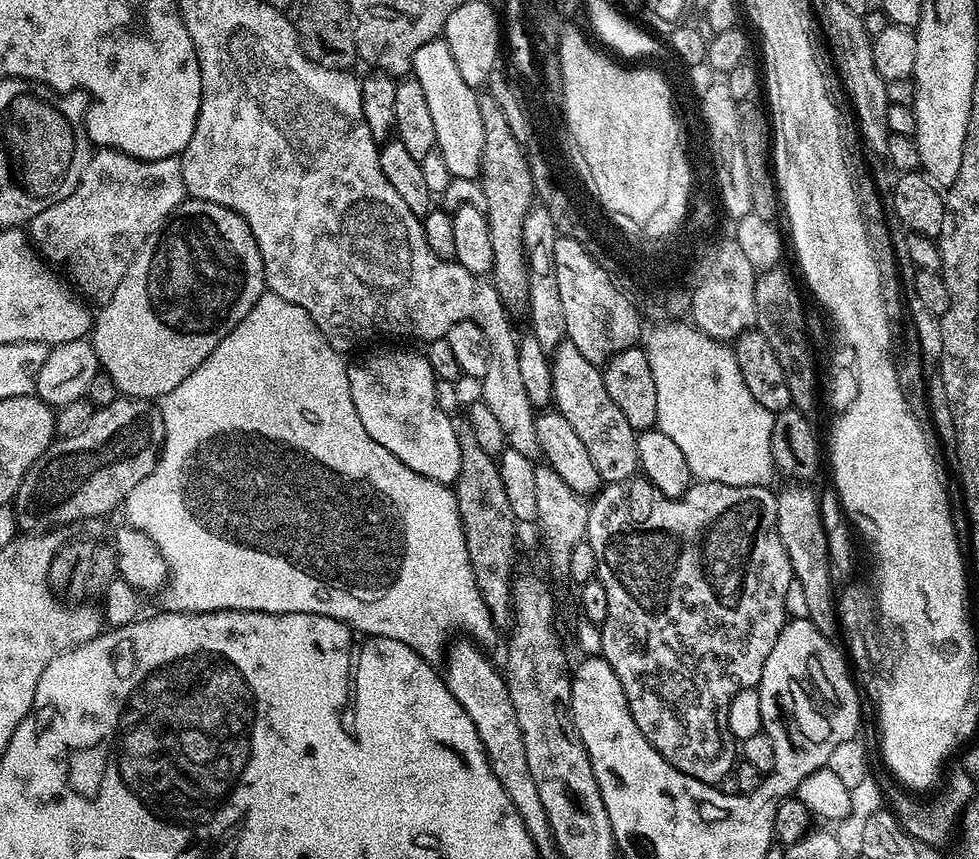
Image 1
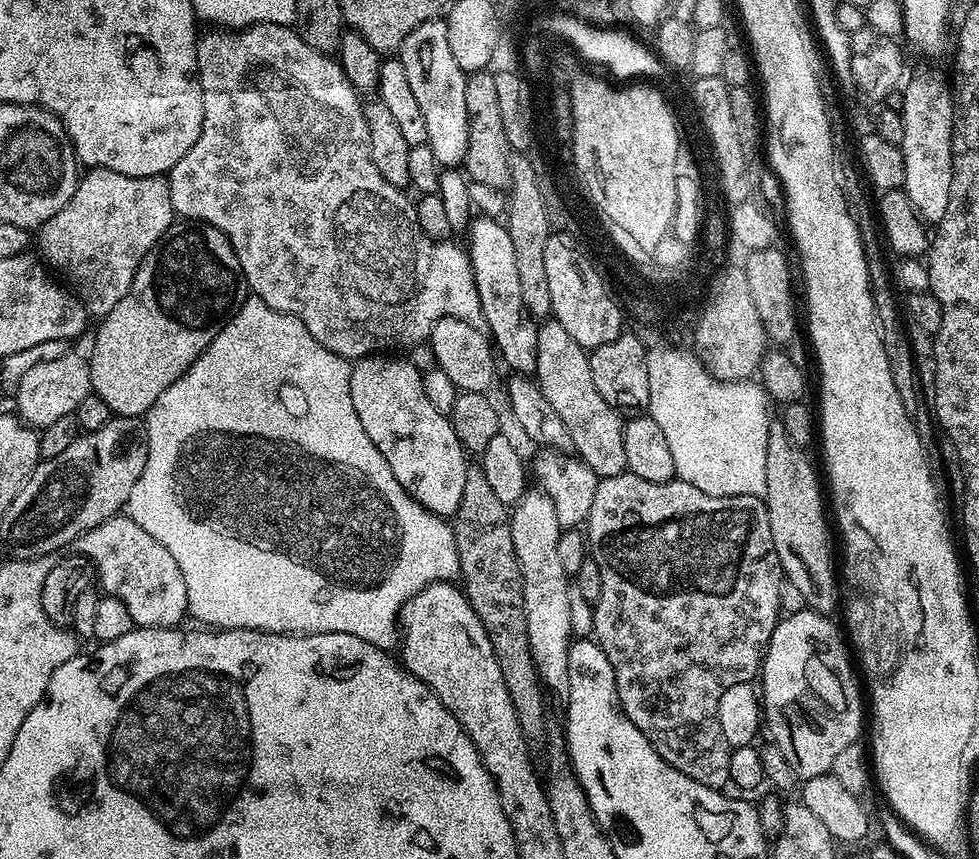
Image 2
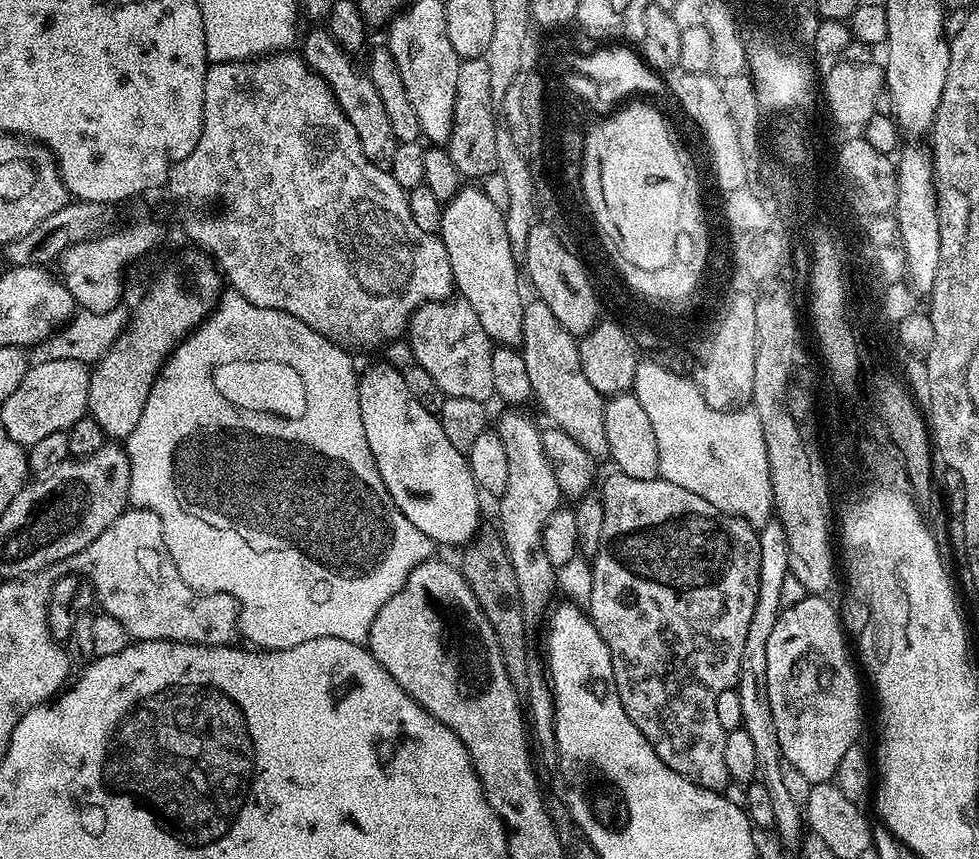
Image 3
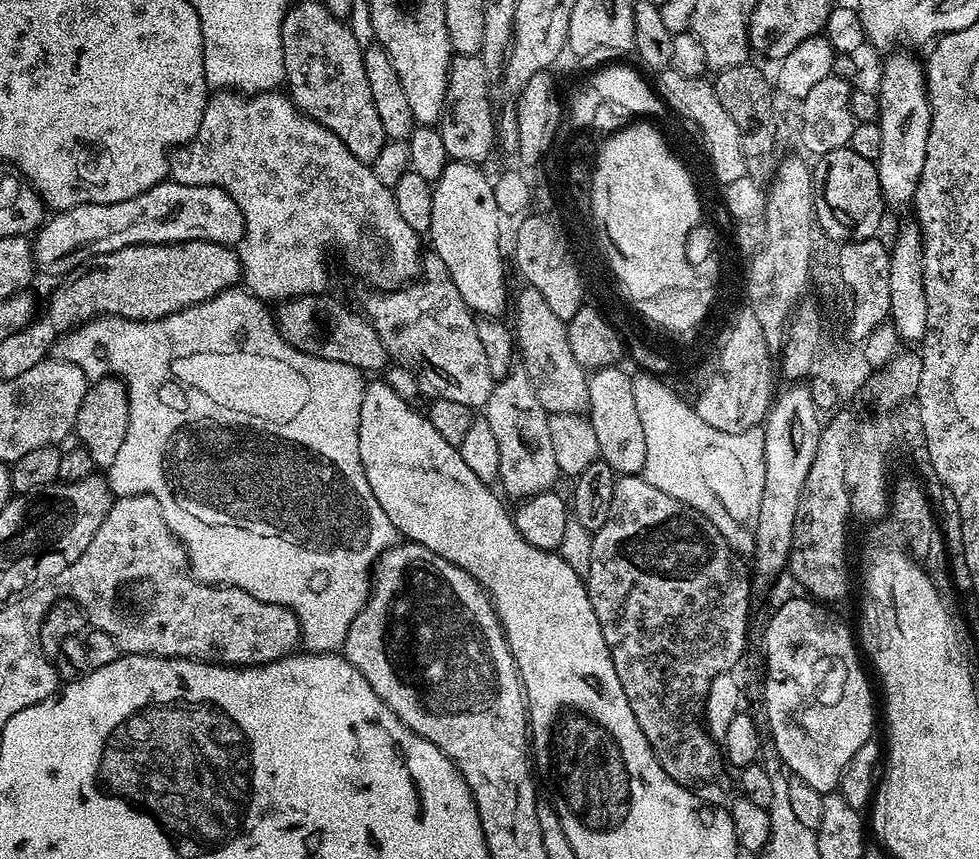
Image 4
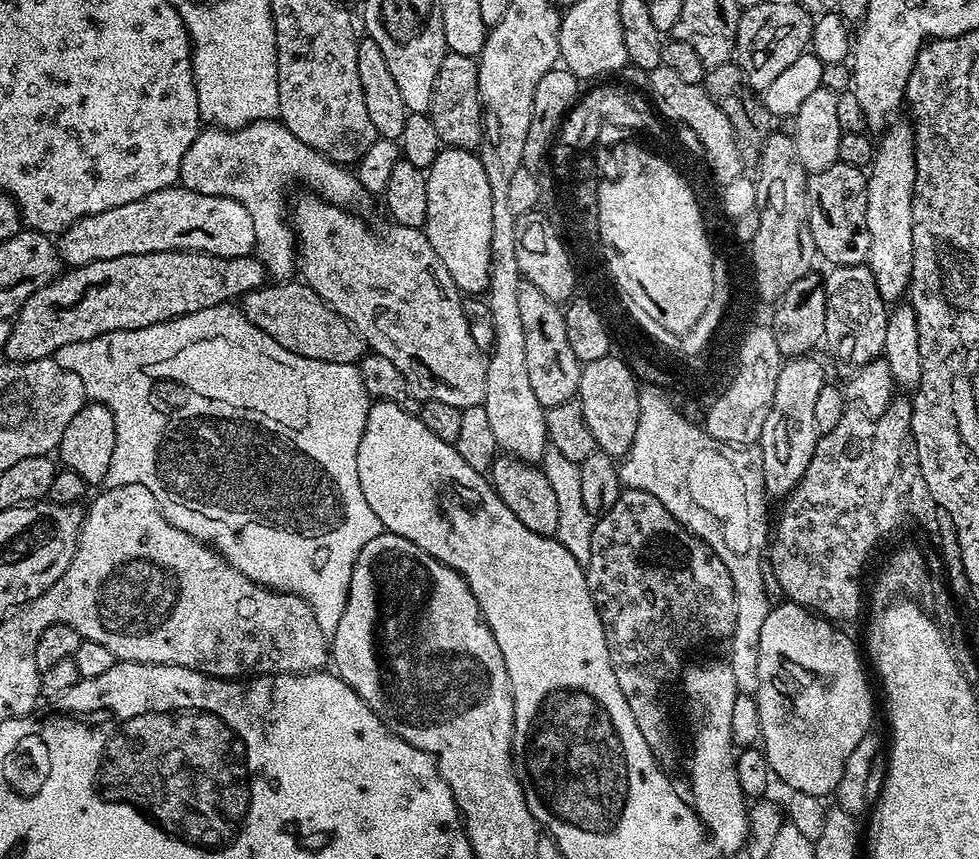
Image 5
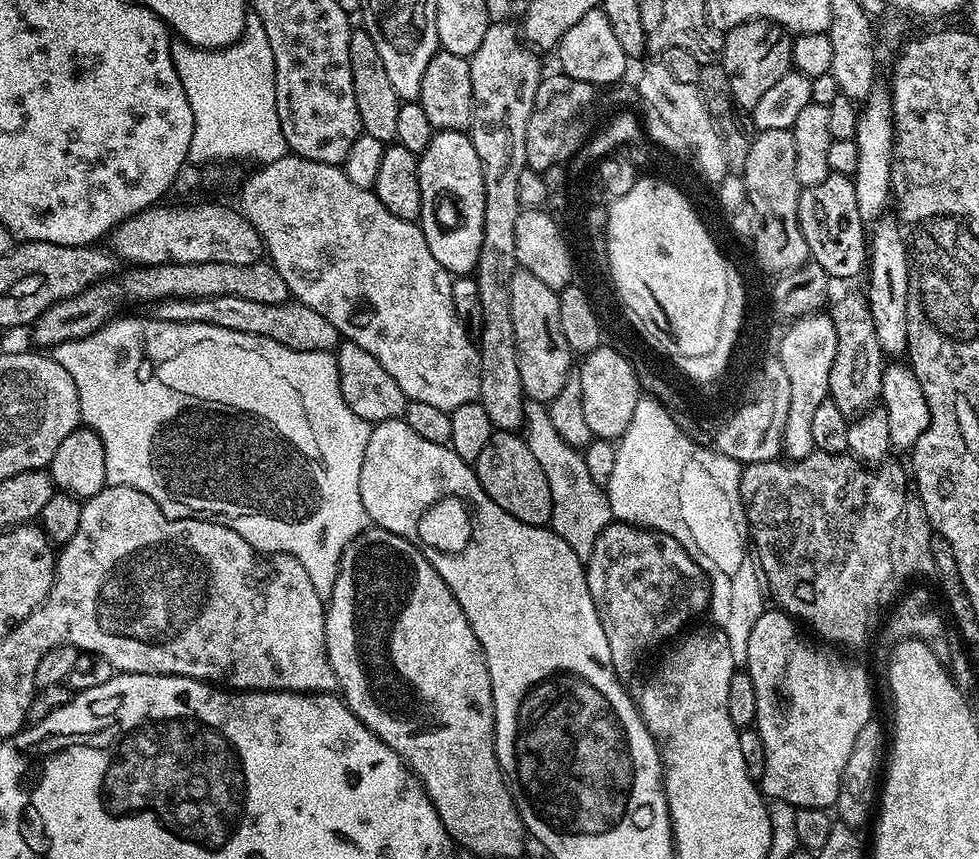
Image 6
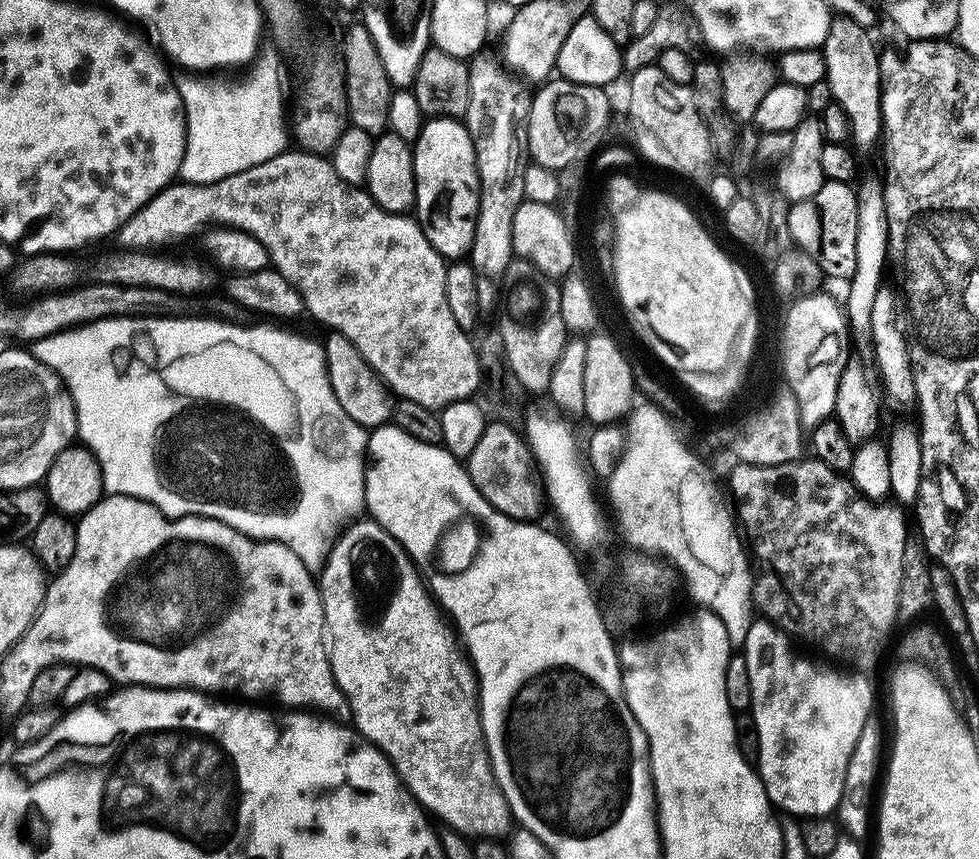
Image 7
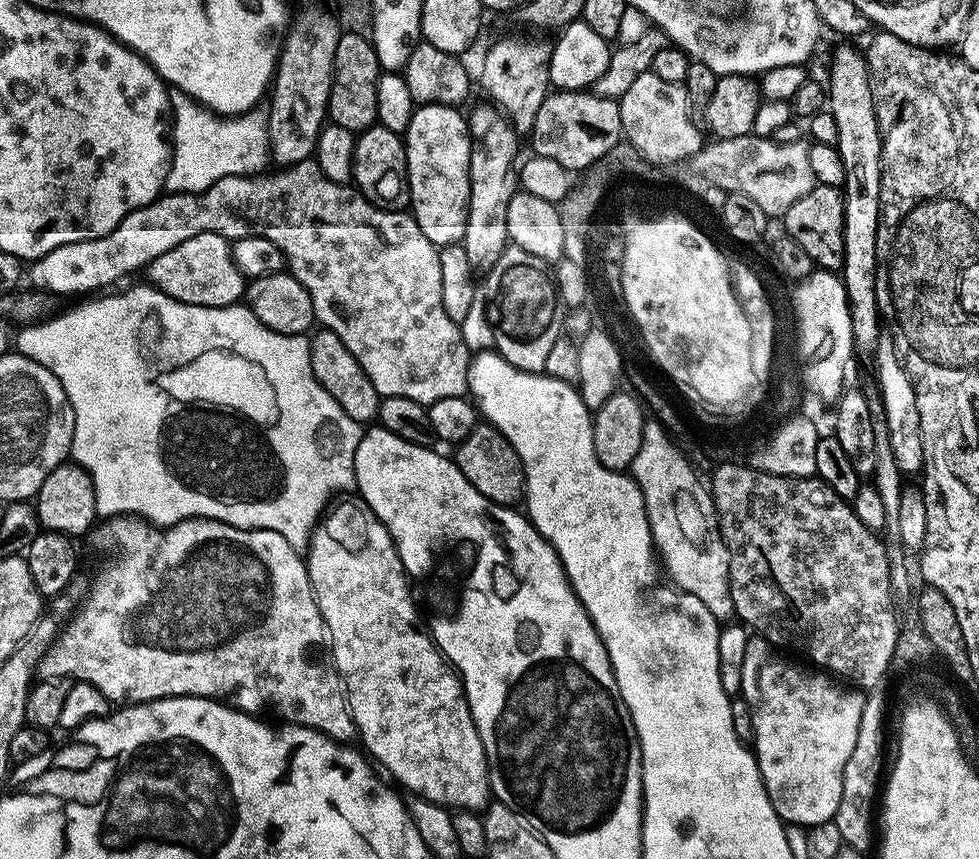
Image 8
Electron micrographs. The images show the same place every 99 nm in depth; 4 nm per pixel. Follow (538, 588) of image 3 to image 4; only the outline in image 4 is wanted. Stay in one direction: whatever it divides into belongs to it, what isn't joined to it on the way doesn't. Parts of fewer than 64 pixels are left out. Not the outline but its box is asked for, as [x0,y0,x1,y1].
[482,370,562,502]

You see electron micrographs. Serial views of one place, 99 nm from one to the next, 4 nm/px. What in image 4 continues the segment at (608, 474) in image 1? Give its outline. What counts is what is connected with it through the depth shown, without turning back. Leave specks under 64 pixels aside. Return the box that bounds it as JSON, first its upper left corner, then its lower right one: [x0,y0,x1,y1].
[514,286,589,414]

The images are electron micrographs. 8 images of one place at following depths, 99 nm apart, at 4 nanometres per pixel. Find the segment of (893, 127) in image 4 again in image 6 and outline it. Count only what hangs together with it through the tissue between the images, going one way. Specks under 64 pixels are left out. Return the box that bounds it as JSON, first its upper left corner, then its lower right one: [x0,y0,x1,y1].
[866,215,908,358]

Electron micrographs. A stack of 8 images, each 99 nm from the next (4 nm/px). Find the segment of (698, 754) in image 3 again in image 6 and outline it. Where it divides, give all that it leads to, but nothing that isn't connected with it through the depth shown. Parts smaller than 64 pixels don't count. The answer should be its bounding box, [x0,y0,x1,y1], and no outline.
[586,522,709,678]

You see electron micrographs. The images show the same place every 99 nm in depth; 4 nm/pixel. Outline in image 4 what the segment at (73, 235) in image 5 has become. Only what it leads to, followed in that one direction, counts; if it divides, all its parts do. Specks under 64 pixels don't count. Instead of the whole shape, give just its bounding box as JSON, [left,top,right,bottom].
[32,178,243,277]

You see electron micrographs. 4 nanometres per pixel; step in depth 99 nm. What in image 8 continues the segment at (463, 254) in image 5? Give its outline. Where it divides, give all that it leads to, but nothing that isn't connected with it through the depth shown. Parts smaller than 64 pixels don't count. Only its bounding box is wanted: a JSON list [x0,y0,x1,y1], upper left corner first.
[402,104,473,246]

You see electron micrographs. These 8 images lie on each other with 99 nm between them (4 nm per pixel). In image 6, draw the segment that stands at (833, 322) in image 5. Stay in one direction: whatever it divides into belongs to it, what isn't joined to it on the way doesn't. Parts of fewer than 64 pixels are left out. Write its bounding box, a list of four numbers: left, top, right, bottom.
[828,291,886,418]

